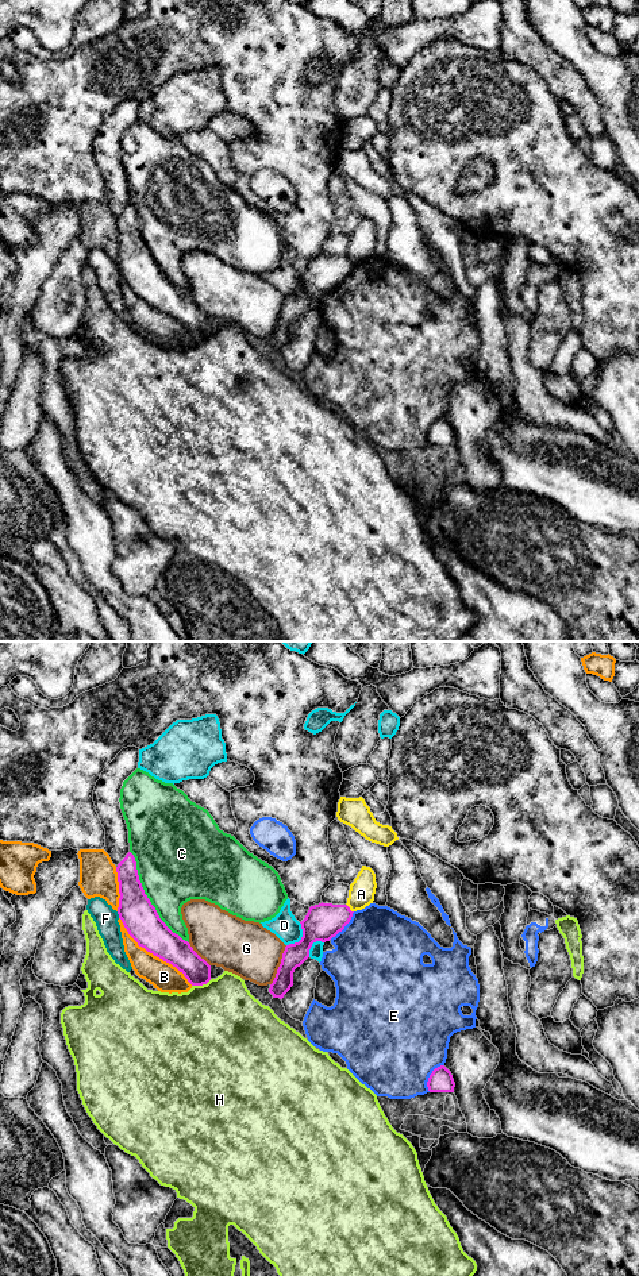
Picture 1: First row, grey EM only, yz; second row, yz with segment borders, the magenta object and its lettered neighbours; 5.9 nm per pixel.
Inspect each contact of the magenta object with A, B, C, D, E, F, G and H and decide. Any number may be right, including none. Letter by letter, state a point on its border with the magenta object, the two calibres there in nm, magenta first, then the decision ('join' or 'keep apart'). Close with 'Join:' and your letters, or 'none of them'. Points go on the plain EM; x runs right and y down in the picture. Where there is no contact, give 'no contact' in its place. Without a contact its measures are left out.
A: contact yz (349, 259); calibres 220 and 160 nm; keep apart
B: contact yz (153, 305); calibres 220 and 170 nm; keep apart
C: contact yz (149, 251); calibres 220 and 440 nm; keep apart
D: contact yz (301, 289); calibres 220 and 160 nm; keep apart
E: contact yz (430, 428); calibres 140 and 480 nm; keep apart
F: contact yz (118, 265); calibres 220 and 140 nm; keep apart
G: contact yz (280, 317); calibres 140 and 320 nm; keep apart
H: contact yz (201, 336); calibres 160 and 500 nm; keep apart
Join: none of them

